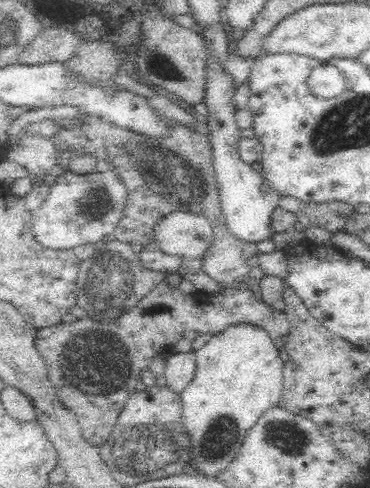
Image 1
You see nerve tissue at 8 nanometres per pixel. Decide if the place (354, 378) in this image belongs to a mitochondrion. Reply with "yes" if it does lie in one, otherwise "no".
no

